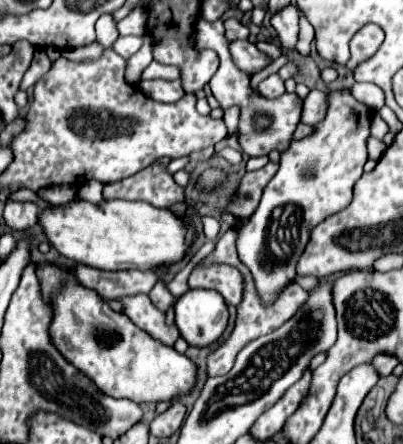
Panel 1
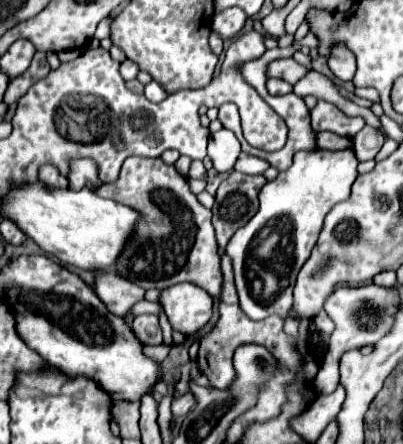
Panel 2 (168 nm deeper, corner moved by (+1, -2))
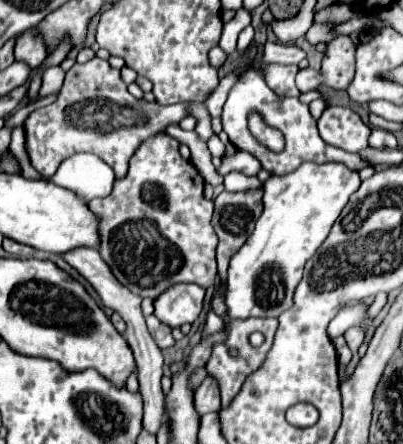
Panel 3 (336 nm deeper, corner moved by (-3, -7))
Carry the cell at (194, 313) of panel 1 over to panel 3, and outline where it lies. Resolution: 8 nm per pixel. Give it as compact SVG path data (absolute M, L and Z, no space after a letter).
M176 284L154 300L154 316L168 326L192 324L204 308L204 288L196 284Z

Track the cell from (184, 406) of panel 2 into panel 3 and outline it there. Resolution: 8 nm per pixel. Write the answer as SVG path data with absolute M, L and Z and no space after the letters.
M206 376L206 380L196 388L194 408L200 416L220 410L220 390L218 390L218 384L212 376Z

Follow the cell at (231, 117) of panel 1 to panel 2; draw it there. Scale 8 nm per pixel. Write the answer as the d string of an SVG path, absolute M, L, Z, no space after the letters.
M220 129L218 133L212 133L208 139L208 155L212 157L214 169L218 173L230 173L240 155L240 143L236 135L228 129Z

